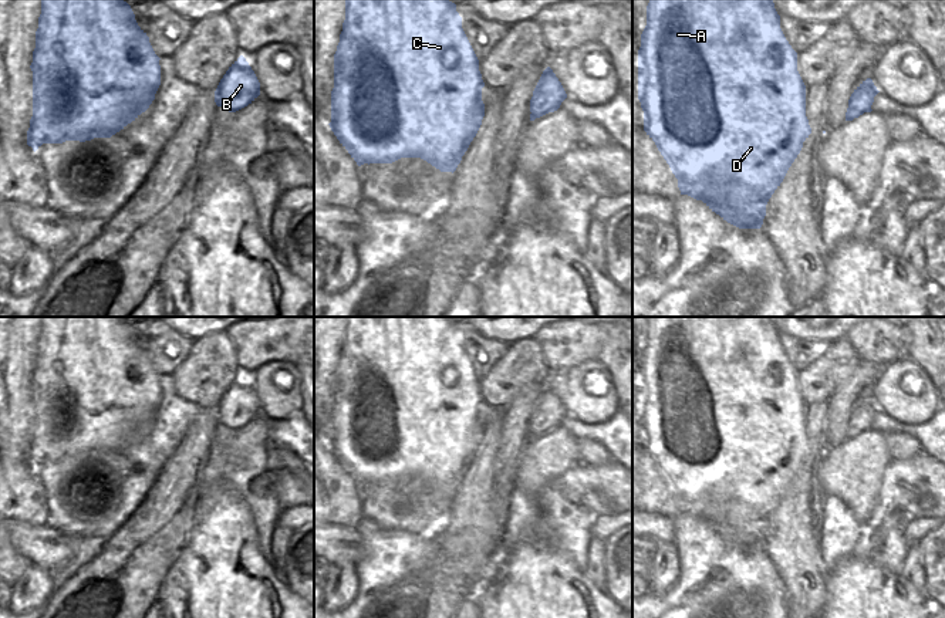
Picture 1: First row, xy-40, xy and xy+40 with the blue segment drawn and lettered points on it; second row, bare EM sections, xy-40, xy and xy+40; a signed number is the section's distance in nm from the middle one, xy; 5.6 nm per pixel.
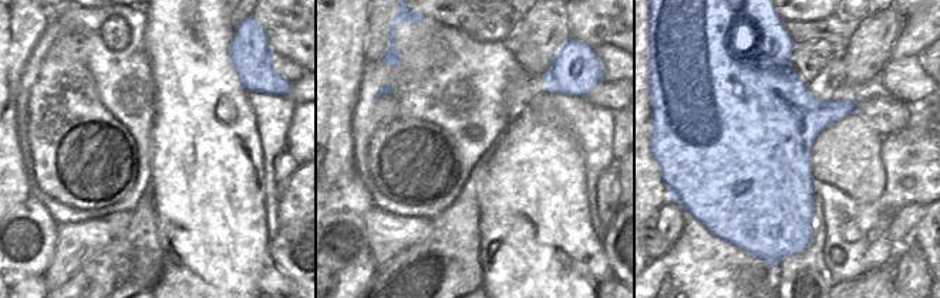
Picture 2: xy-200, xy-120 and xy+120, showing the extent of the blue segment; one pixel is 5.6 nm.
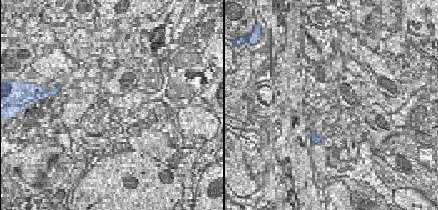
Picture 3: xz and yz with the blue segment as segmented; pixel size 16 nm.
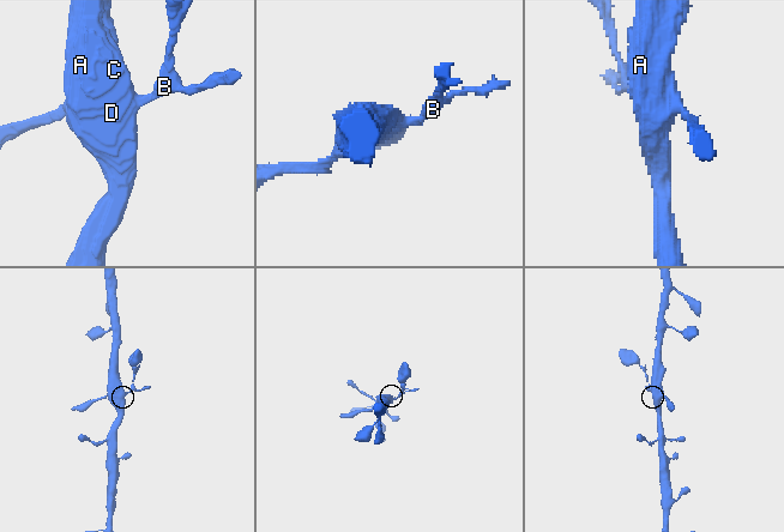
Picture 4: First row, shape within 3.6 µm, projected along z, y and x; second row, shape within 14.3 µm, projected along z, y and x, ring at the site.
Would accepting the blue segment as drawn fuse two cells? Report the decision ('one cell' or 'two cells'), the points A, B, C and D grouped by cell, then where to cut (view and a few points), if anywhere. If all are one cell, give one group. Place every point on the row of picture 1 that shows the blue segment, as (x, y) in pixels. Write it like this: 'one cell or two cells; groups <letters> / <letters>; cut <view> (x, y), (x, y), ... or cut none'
two cells; groups A C D / B; cut xy+40 (847, 111), (854, 117)

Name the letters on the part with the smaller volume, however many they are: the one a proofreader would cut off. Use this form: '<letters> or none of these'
B

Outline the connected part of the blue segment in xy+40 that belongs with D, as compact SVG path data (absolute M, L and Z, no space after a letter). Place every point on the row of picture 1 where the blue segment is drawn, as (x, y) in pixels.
M649 0L638 50L644 131L678 179L681 195L702 200L739 229L760 229L766 205L811 134L797 53L780 28L773 0Z

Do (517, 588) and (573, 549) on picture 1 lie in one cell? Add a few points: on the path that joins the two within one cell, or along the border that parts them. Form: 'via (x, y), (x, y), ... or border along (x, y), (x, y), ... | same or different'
border along (537, 534), (542, 532), (581, 571) | different

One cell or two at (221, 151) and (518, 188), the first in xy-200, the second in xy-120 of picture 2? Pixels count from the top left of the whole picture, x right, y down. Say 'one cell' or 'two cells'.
one cell

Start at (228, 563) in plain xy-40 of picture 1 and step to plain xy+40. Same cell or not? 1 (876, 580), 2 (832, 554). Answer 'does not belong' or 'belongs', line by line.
1: belongs
2: does not belong

